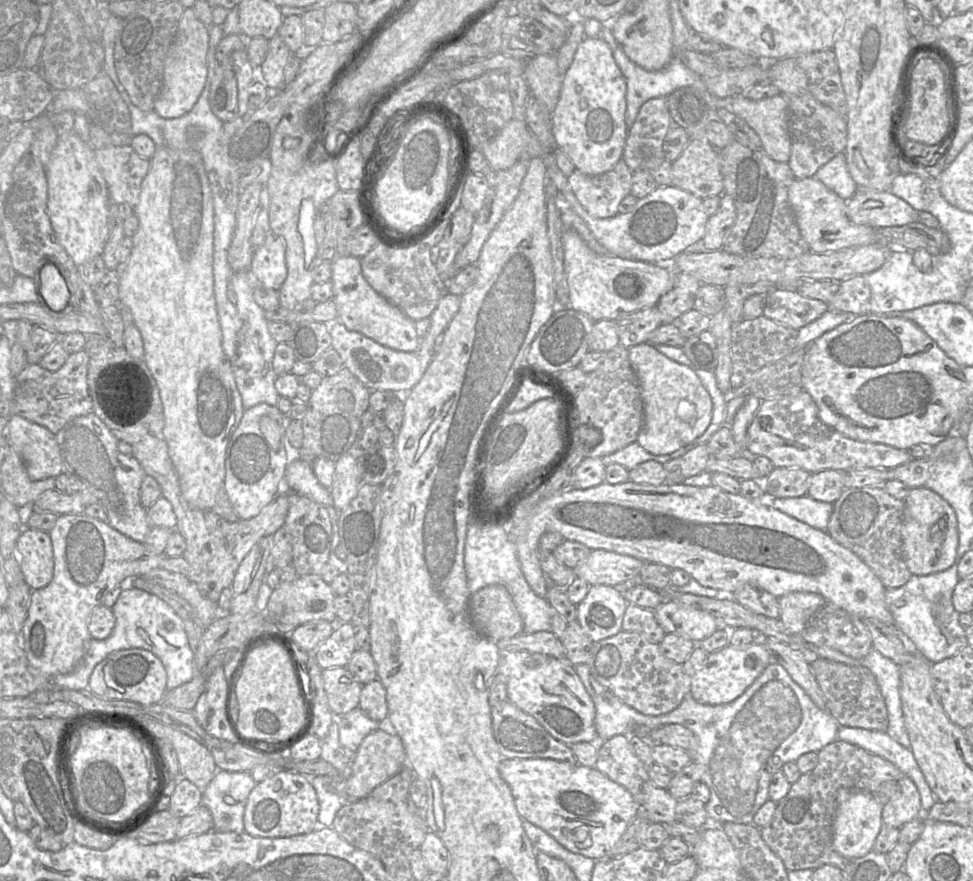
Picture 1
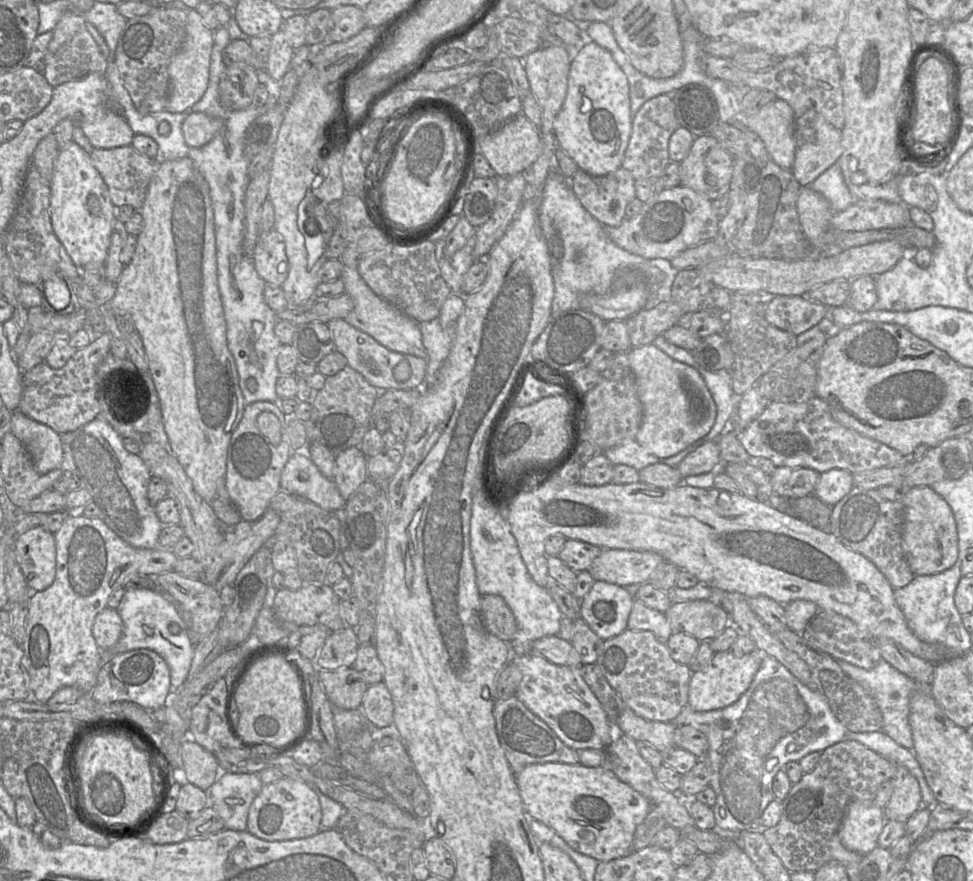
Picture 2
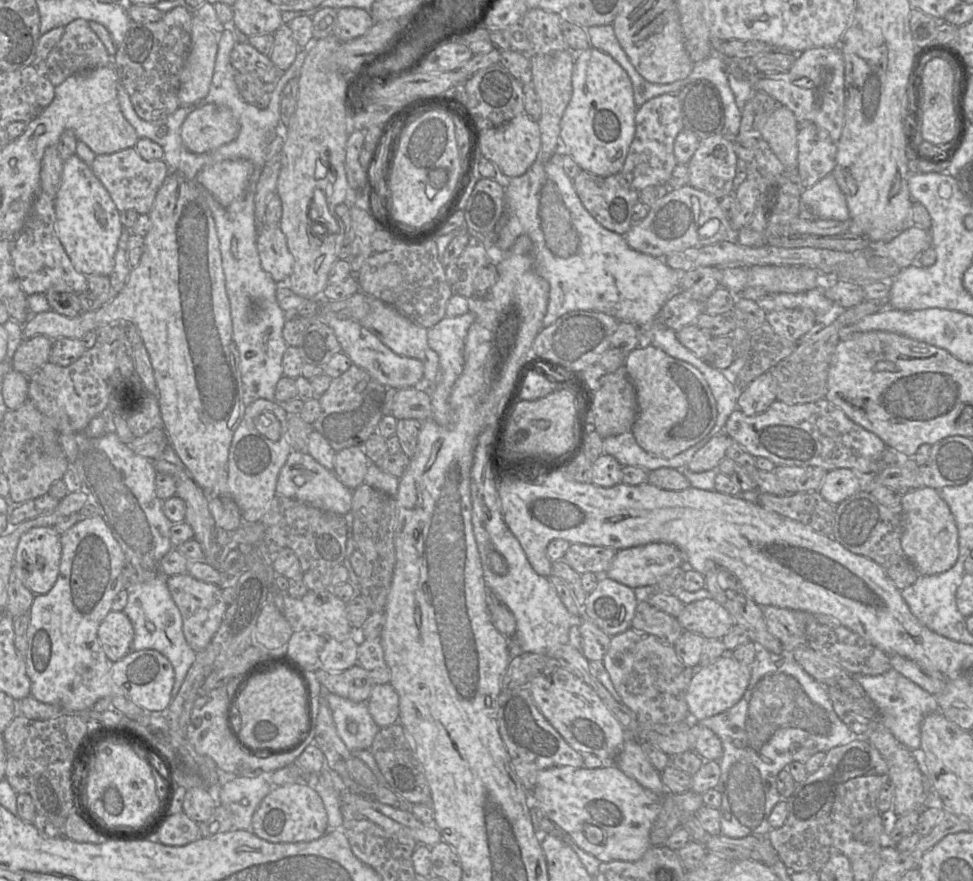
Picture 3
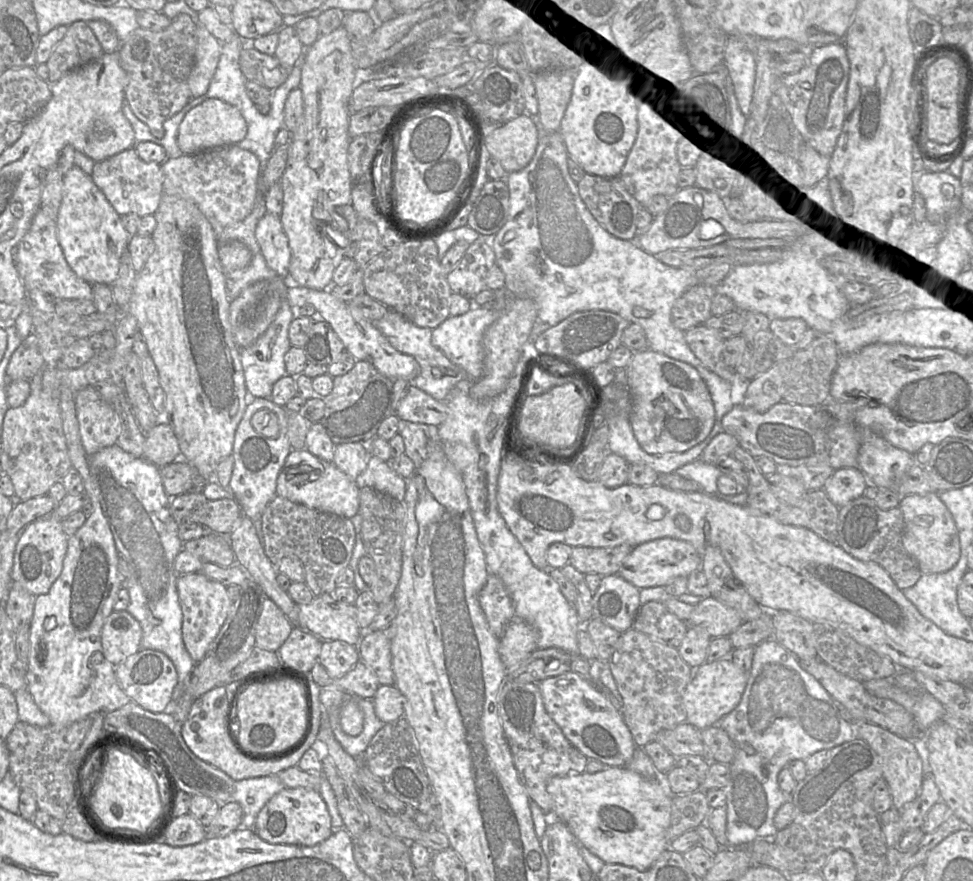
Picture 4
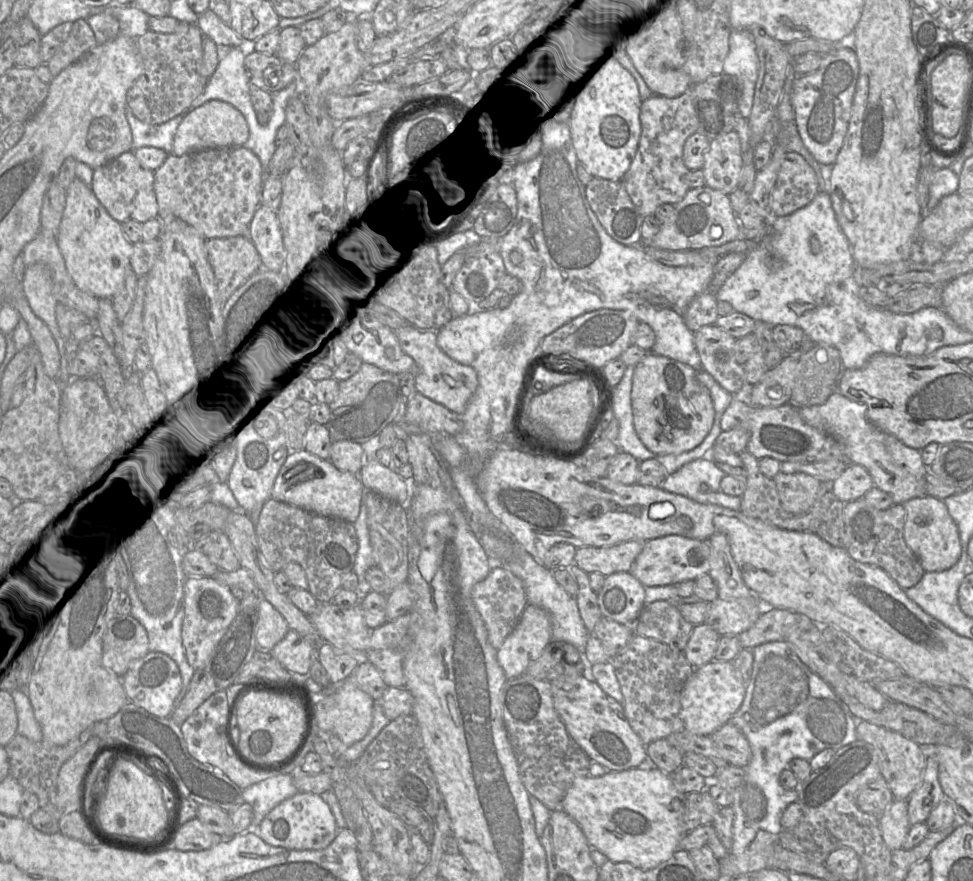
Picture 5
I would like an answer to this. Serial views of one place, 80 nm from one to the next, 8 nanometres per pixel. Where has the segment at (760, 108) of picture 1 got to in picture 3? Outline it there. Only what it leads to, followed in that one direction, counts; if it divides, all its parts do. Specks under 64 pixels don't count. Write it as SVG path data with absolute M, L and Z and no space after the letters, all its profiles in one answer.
M778 105L767 117L759 133L786 168L797 168L798 122L790 109Z

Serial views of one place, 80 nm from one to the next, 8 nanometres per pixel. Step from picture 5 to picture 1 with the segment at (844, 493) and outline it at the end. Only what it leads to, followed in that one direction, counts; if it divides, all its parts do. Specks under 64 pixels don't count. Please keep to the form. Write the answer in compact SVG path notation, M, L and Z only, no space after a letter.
M822 470L811 475L807 495L817 501L835 503L841 496L844 474L838 470Z

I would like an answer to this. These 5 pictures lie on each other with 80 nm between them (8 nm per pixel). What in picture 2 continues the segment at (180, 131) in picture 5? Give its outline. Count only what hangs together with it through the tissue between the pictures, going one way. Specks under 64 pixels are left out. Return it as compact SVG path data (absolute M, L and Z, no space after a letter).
M201 112L189 114L182 124L184 140L192 148L206 145L223 128L224 121L220 117L209 116Z

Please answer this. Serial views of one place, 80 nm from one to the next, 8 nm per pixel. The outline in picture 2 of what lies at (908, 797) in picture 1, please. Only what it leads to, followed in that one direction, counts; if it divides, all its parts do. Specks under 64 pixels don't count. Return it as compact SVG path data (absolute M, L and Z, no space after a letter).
M896 766L896 774L891 780L894 791L884 810L886 820L906 822L920 808L922 795L918 781L904 766Z

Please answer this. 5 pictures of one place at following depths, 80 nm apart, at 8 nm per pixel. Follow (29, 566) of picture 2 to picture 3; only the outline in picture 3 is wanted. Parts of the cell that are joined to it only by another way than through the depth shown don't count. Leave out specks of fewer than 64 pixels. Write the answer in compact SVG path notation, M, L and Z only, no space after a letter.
M39 526L29 529L20 537L13 572L34 595L48 593L57 580L62 553L60 536L53 527Z

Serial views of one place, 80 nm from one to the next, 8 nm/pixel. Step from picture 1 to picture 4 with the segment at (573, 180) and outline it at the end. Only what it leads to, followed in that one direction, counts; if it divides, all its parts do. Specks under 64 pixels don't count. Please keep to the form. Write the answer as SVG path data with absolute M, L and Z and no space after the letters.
M585 174L577 183L579 195L592 216L614 237L633 240L637 235L637 214L642 205L626 190L619 177Z

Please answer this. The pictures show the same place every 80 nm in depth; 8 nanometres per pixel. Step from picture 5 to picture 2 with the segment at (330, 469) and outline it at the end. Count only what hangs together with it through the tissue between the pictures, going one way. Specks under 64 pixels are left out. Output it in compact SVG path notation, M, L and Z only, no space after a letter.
M292 453L281 473L280 491L303 497L326 511L339 510L346 503L333 479L323 476L308 454Z

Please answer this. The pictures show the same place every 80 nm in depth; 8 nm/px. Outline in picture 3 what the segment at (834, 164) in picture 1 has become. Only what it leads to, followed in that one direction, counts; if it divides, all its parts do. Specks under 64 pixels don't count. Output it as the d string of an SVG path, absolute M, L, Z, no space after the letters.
M832 173L802 190L802 208L818 219L846 221L850 218L846 199Z

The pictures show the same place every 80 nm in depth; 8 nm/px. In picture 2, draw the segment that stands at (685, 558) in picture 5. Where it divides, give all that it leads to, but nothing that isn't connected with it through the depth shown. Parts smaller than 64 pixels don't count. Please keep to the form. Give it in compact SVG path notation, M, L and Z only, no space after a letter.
M603 549L588 571L595 581L626 587L646 583L664 561L660 554L651 551Z

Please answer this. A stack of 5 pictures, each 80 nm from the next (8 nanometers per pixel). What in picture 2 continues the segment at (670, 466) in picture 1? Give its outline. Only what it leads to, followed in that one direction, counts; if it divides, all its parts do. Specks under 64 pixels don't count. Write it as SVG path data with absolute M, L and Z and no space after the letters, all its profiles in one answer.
M717 440L705 442L694 452L688 454L677 466L684 479L687 476L716 472L722 466L720 448Z

